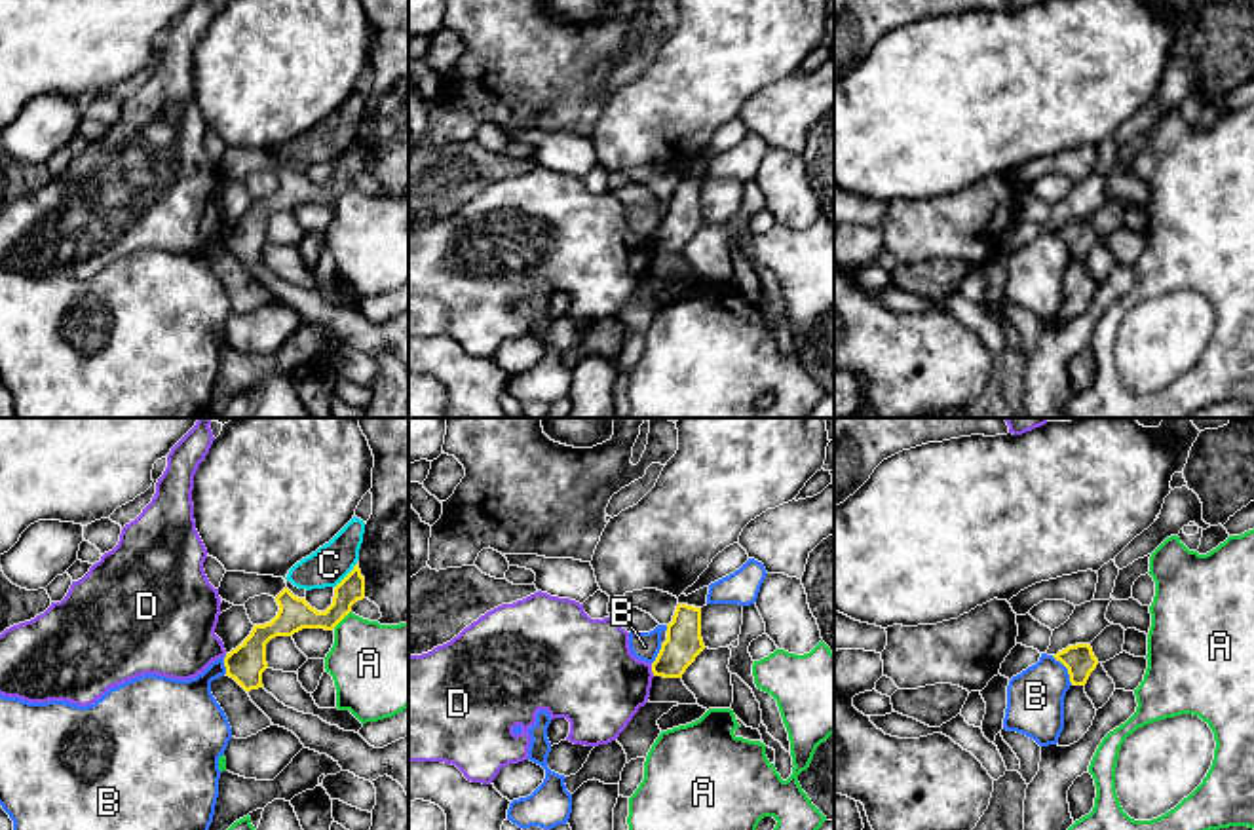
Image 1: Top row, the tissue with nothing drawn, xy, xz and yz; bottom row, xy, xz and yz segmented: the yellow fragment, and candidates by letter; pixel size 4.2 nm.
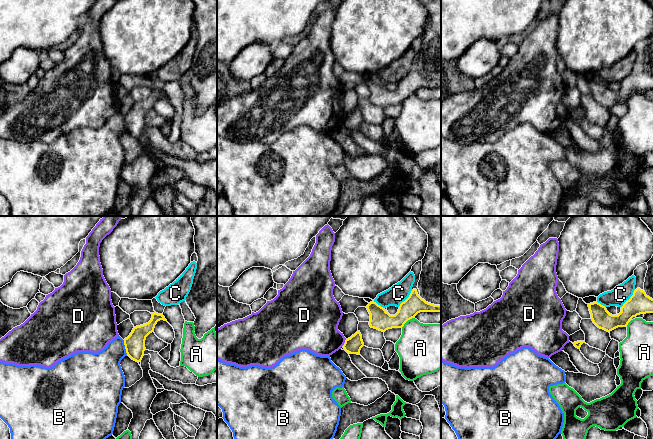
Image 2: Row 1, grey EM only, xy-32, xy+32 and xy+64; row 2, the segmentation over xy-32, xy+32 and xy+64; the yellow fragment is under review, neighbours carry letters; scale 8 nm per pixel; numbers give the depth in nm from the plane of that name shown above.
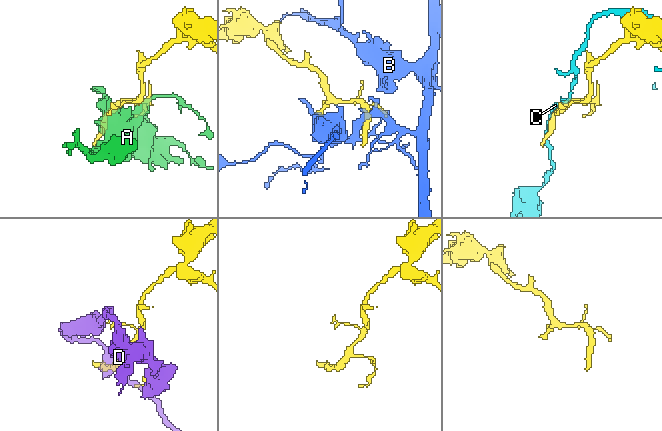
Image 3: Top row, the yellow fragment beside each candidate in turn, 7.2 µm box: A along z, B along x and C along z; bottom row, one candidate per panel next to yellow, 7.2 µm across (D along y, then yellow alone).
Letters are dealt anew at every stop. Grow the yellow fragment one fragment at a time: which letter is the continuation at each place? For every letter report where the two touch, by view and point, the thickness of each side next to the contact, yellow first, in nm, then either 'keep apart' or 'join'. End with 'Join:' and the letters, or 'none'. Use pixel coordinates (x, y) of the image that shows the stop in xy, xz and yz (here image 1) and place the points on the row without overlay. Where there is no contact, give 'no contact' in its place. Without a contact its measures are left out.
A: contact xy (341, 194); calibres 140 and 360 nm; keep apart
B: contact yz (1066, 242); calibres 130 and 240 nm; keep apart
C: contact xy (346, 150); calibres 110 and 170 nm; keep apart
D: contact xz (652, 244); calibres 150 and 400 nm; keep apart
Join: none

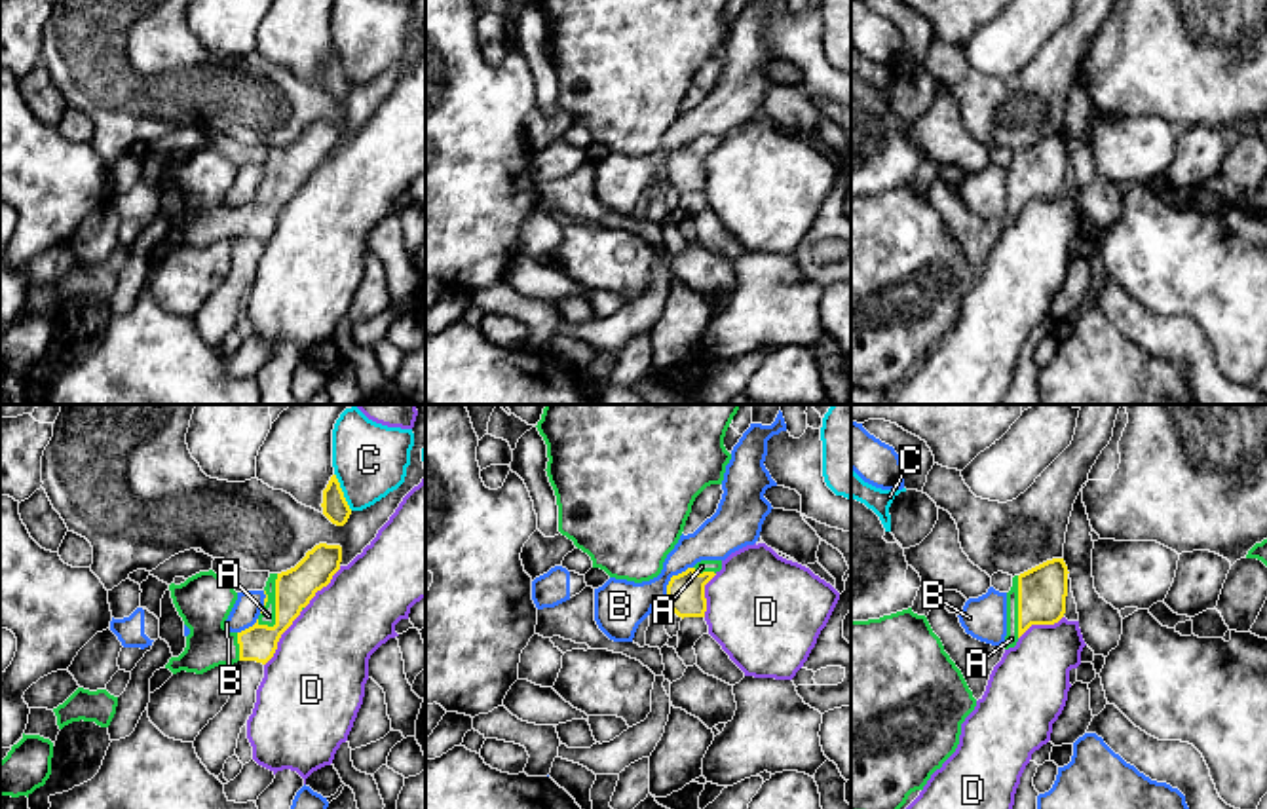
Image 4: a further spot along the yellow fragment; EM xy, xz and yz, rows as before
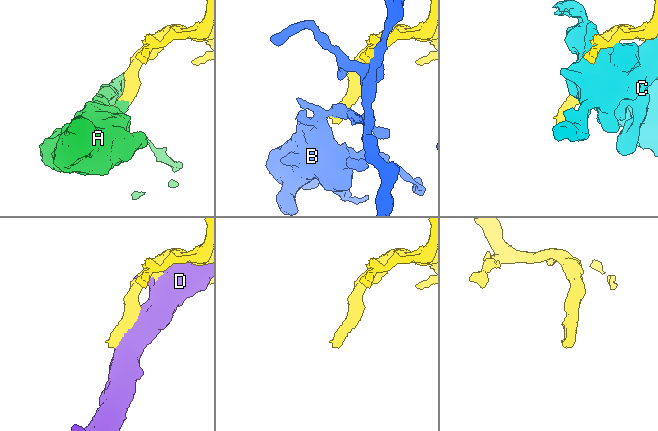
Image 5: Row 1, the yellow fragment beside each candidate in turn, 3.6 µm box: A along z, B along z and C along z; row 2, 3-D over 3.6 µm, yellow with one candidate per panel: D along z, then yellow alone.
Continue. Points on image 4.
A: contact xy (276, 181); calibres 160 and 60 nm; join
B: contact xz (671, 152); calibres 160 and 220 nm; keep apart
C: contact xy (342, 67); calibres 110 and 300 nm; keep apart
D: contact xy (299, 188); calibres 160 and 400 nm; keep apart
Join: A

